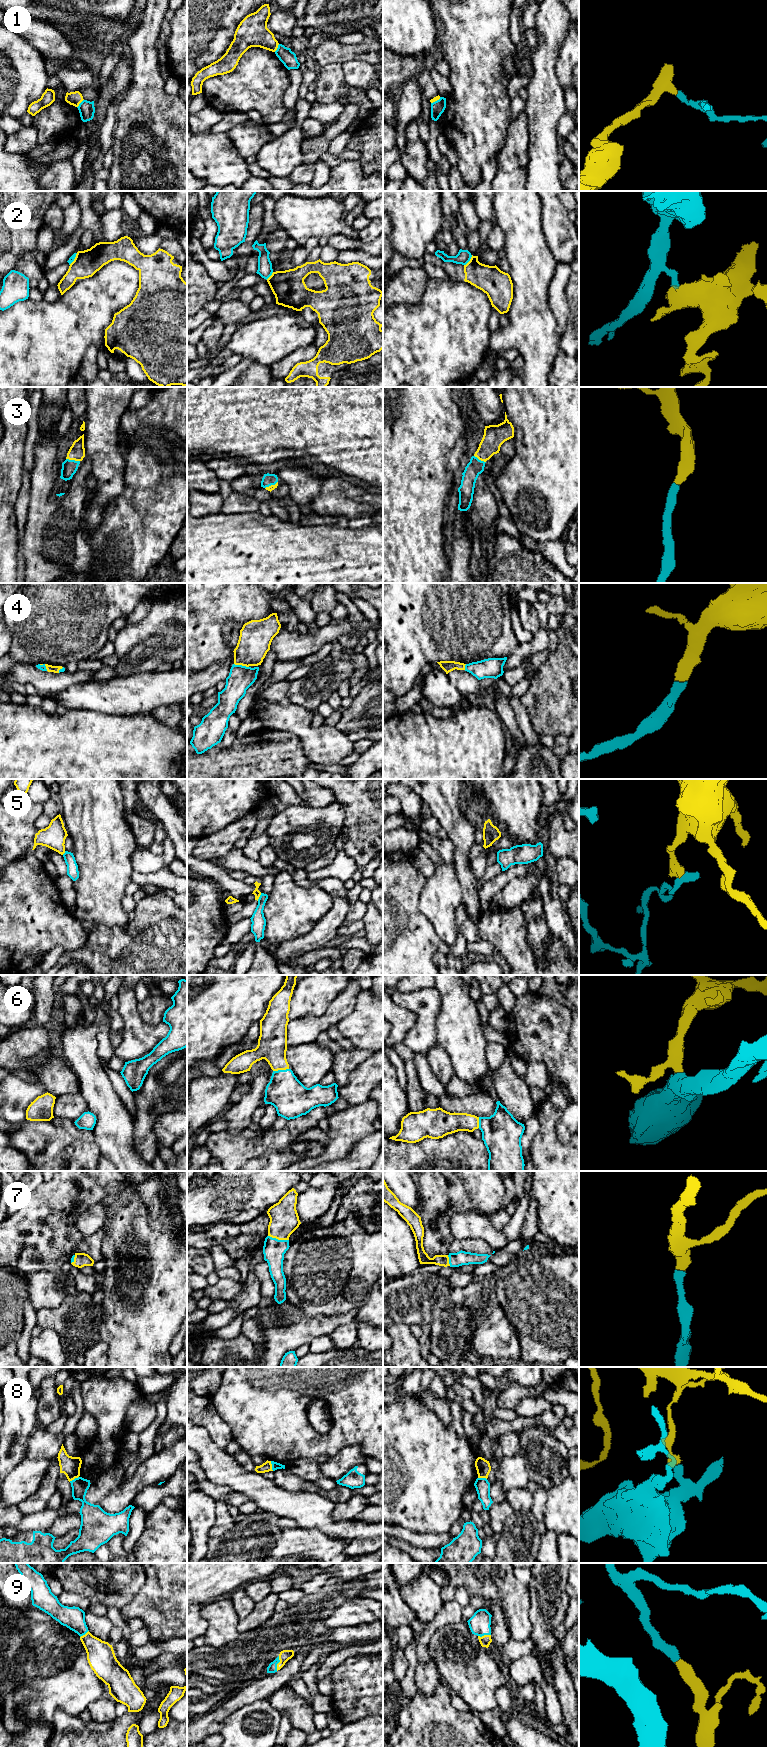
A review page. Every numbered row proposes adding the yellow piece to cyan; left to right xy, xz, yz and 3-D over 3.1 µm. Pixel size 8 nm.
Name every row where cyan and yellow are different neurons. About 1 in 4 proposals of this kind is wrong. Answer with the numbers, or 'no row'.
1, 2, 5, 8

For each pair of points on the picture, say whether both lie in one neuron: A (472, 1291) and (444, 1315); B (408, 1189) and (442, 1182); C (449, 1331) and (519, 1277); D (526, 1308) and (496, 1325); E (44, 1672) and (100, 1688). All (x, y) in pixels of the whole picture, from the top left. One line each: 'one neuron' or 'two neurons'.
A: one neuron
B: two neurons
C: two neurons
D: two neurons
E: one neuron

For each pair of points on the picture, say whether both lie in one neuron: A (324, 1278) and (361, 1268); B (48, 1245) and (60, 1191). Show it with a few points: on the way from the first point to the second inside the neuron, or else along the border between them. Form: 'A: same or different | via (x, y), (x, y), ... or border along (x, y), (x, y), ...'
A: same | via (333, 1269), (352, 1268)
B: same | via (48, 1232), (48, 1215), (57, 1204)

